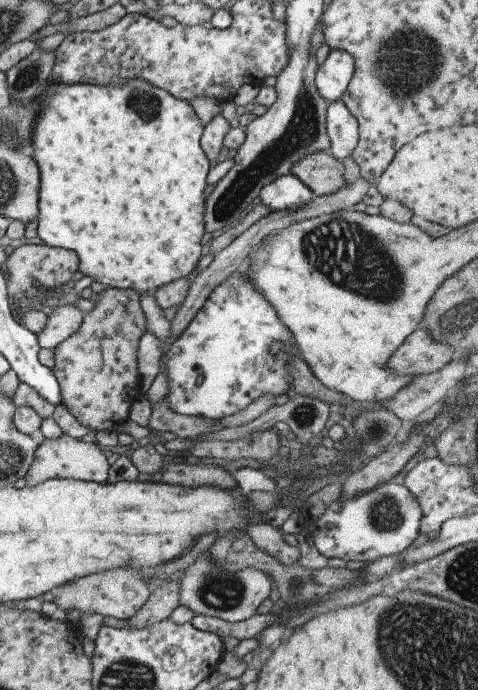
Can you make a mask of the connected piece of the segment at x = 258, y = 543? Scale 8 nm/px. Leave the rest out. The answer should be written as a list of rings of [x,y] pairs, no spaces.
[[[255,523],[253,526],[247,526],[245,532],[249,534],[249,538],[259,550],[271,555],[283,565],[293,565],[299,556],[297,548],[290,547],[283,541],[282,534],[275,523]]]

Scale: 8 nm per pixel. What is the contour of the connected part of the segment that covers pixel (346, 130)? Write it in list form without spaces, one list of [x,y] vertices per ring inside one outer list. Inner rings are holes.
[[[339,98],[326,105],[324,123],[329,139],[329,152],[342,162],[350,156],[357,144],[357,121]]]

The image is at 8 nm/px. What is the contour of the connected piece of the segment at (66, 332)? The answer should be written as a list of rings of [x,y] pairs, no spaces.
[[[73,303],[53,306],[43,330],[35,334],[40,348],[54,349],[82,325],[83,317],[84,312],[73,306]]]

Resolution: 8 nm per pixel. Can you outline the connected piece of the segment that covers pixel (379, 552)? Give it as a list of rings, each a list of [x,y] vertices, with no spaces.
[[[393,480],[381,484],[374,490],[365,492],[352,499],[337,499],[324,512],[321,518],[312,522],[313,542],[319,554],[325,558],[357,560],[369,562],[380,556],[394,555],[404,551],[420,532],[421,511],[417,499],[405,485],[395,484]]]

